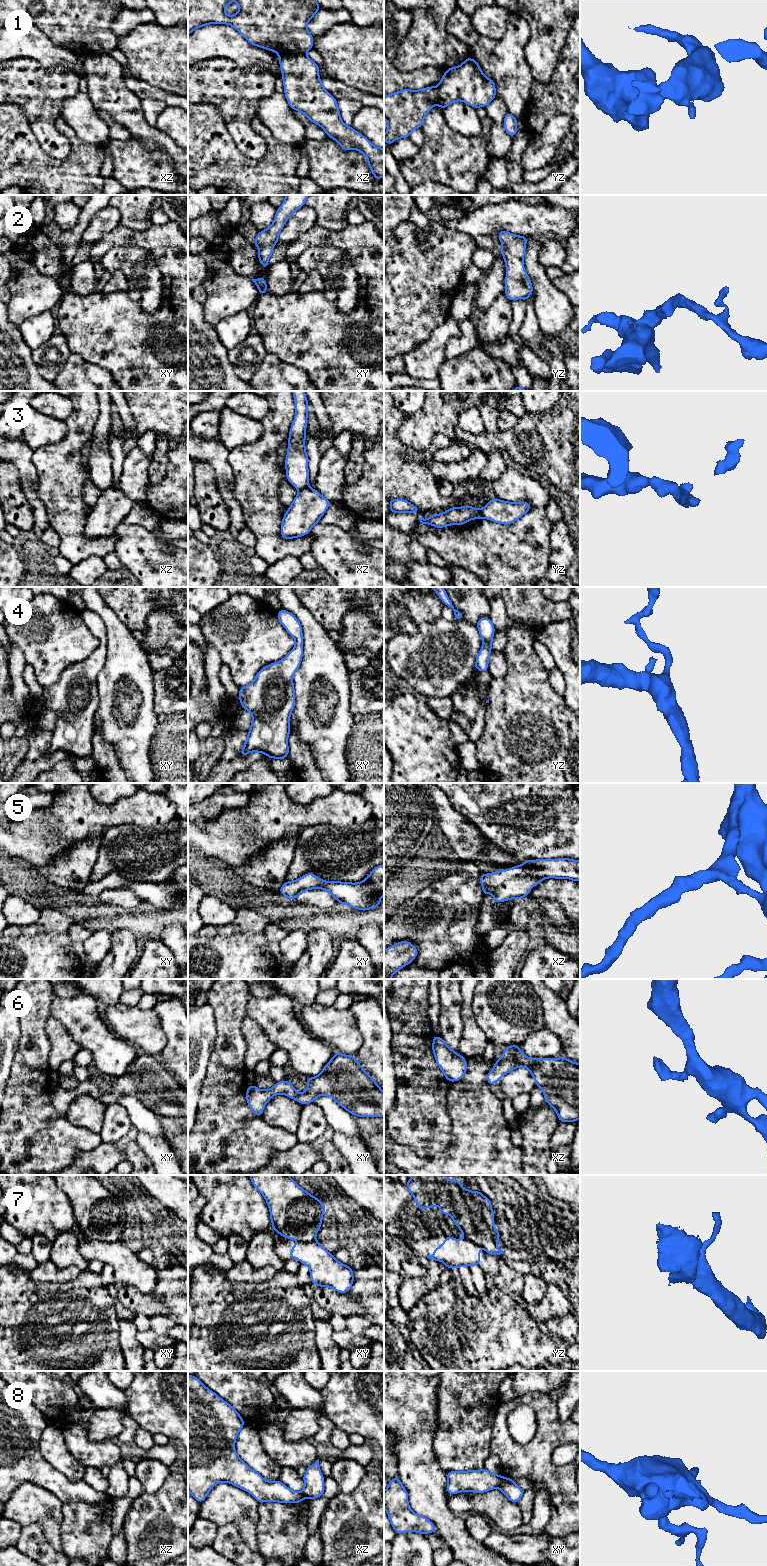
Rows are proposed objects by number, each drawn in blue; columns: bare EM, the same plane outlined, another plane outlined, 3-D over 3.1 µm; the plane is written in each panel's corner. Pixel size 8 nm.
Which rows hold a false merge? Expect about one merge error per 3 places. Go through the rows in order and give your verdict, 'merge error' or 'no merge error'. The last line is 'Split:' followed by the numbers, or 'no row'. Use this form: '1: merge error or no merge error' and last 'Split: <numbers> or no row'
1: merge error
2: no merge error
3: merge error
4: no merge error
5: no merge error
6: no merge error
7: merge error
8: merge error
Split: 1, 3, 7, 8

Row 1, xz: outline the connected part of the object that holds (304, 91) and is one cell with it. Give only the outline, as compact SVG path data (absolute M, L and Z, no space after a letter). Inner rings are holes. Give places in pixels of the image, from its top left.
M299 53L280 55L279 63L290 108L319 125L345 151L355 149L365 155L372 174L379 181L384 176L384 148L374 146L364 135L343 123L338 100L323 87L319 65Z

